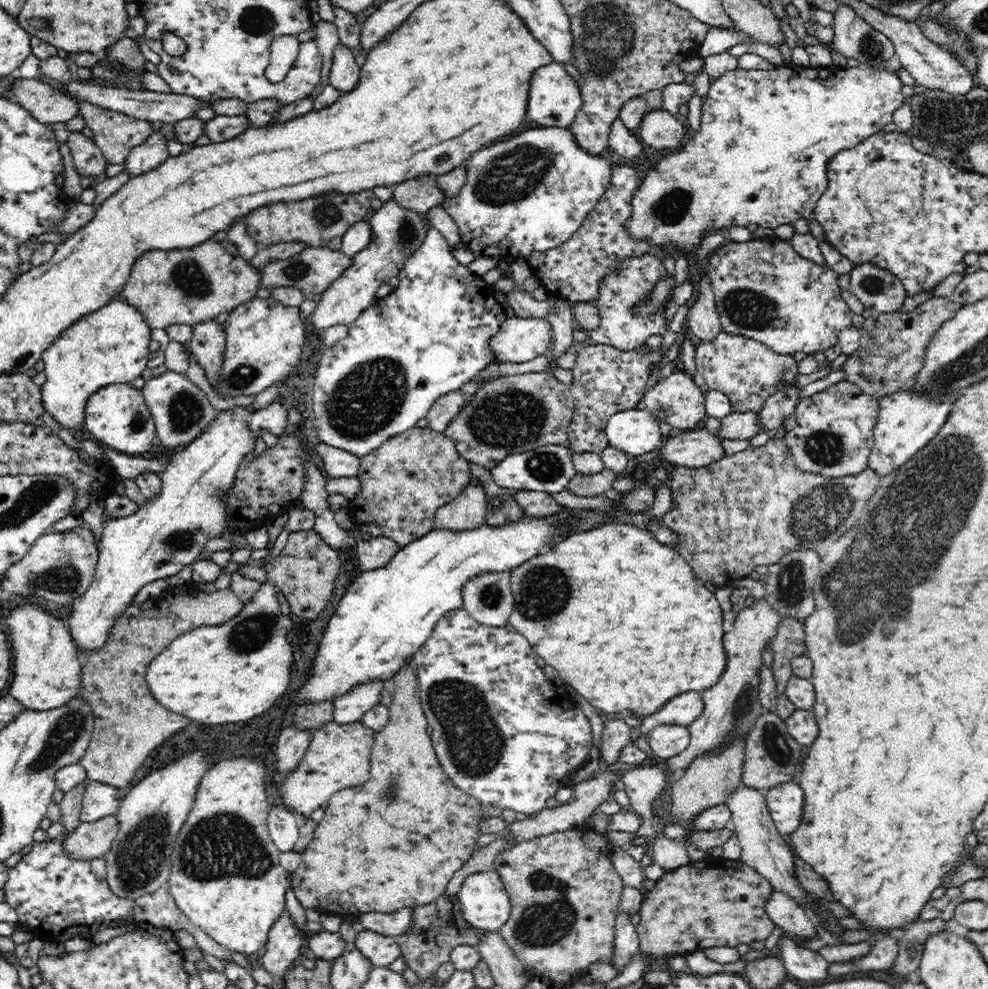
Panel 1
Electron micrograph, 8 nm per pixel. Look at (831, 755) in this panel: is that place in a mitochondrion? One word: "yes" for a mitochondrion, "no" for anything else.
no

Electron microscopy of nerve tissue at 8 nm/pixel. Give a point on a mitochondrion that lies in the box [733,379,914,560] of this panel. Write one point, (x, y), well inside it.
(820, 512)

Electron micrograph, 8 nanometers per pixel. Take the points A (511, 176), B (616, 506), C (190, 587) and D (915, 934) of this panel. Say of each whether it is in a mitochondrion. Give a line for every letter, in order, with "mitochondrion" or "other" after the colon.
A: mitochondrion
B: other
C: other
D: other

